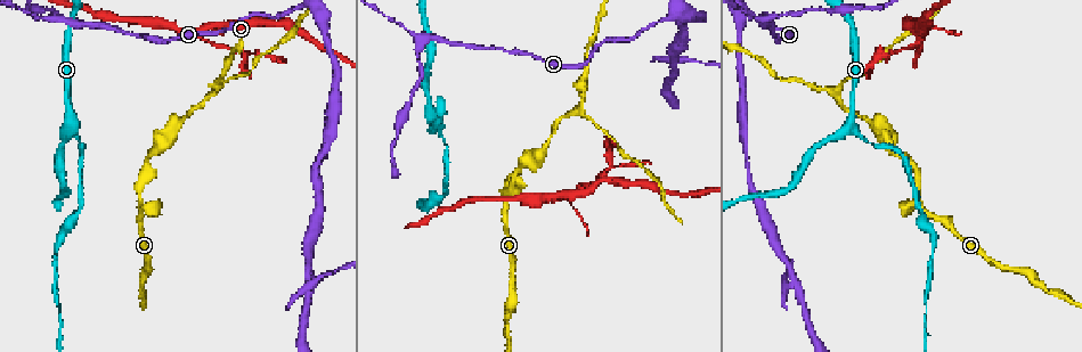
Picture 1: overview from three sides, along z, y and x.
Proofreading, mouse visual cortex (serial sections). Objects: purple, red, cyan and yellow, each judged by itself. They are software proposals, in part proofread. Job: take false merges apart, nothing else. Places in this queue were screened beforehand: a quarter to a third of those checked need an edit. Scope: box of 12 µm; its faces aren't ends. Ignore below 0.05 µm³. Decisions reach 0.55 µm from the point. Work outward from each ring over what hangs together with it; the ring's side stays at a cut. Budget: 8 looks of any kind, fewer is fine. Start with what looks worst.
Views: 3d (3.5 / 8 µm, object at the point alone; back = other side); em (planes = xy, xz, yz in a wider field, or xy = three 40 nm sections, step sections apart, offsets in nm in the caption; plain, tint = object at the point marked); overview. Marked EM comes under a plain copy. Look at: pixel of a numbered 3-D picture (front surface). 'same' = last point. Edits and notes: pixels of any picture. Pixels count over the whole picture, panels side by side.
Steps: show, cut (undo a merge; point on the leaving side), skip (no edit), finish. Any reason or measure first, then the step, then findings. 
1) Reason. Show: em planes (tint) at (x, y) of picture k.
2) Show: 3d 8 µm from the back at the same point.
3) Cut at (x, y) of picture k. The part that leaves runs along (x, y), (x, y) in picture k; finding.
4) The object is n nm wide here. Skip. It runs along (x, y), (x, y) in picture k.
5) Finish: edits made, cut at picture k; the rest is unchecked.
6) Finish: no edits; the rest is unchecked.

Side arm on a straight run. Show: 3d 3.5 µm at (195, 27) of picture 1.

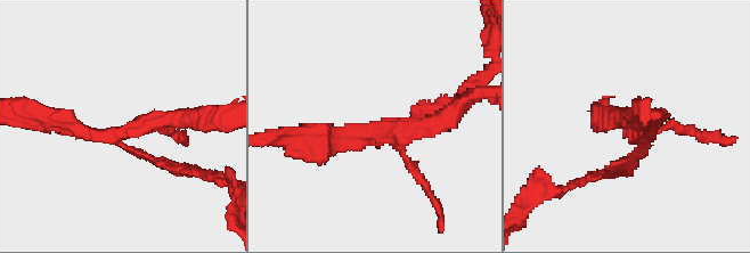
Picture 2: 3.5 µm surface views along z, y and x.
Show: em planes (tint) at (375, 134) of picture 2.

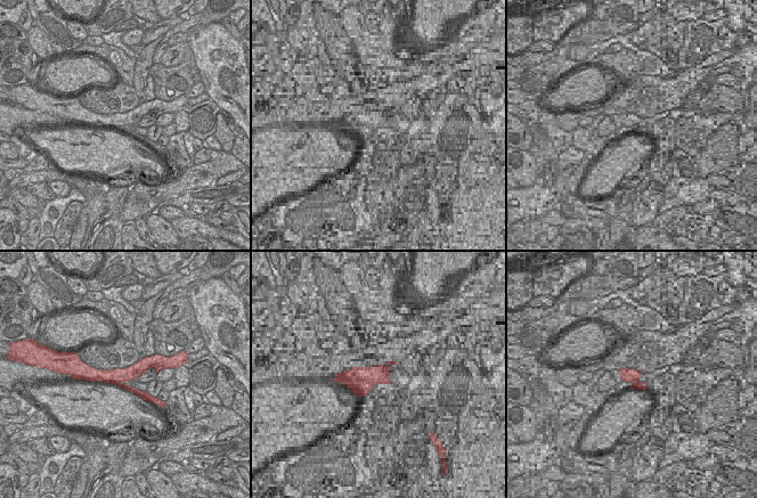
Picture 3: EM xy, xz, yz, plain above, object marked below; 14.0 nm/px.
Cut at (624, 161) of picture 2. A border runs along (119, 381), (115, 384) in picture 3; two cells meet here.

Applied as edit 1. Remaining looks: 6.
Branch point. Show: 3d 3.5 µm at (675, 72) of picture 1.

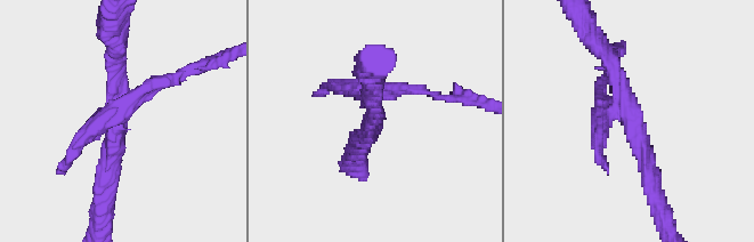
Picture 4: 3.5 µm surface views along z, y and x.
Now the EM. Show: em xy step 2 (tint) at (117, 107) of picture 4.

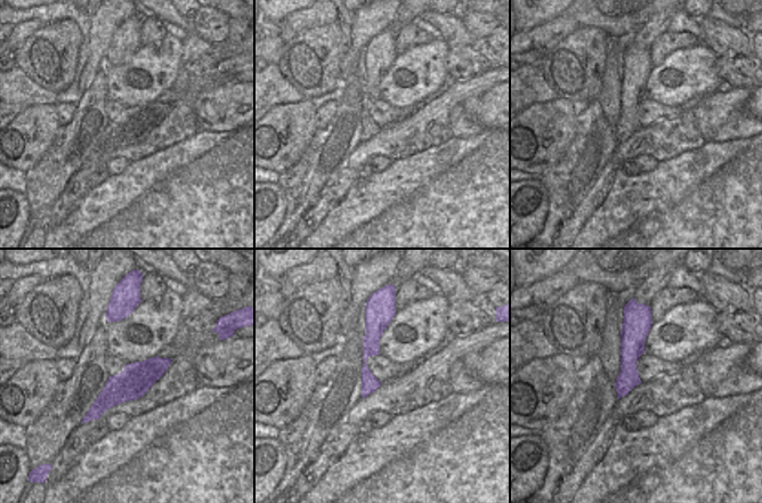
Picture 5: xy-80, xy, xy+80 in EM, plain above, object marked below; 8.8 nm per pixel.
Show: em xy step 1 (tint) at the same point.

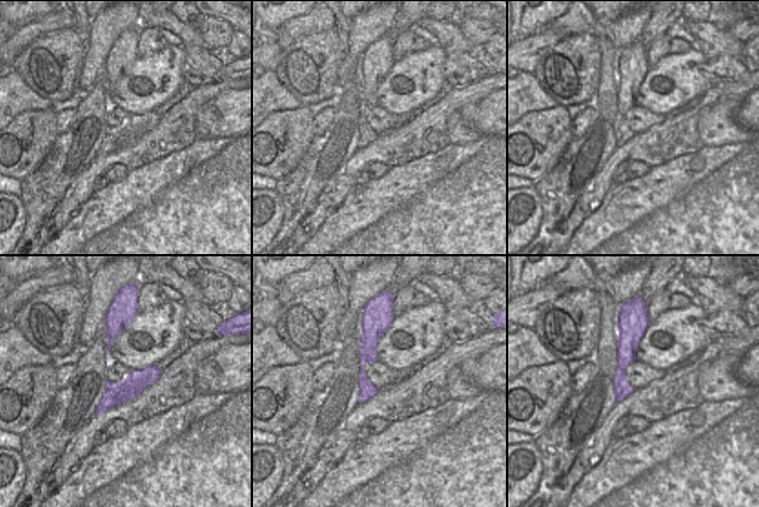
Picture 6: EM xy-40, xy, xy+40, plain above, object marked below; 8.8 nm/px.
Cut at (91, 131) of picture 4. The part that leaves runs along (113, 111), (197, 69) in picture 4; a second cell is stuck on.

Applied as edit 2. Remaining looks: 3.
Arms part here. Show: 3d 3.5 µm from the back at (75, 124) of picture 1.

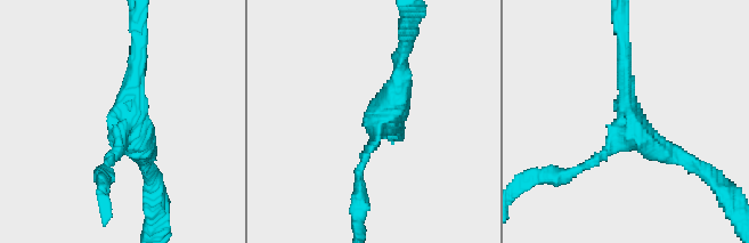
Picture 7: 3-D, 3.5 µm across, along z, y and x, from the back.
3 arms meet here; the arms are 150, 200, 300 nm wide. Show: em xy step 2 (tint) at (379, 121) of picture 7.

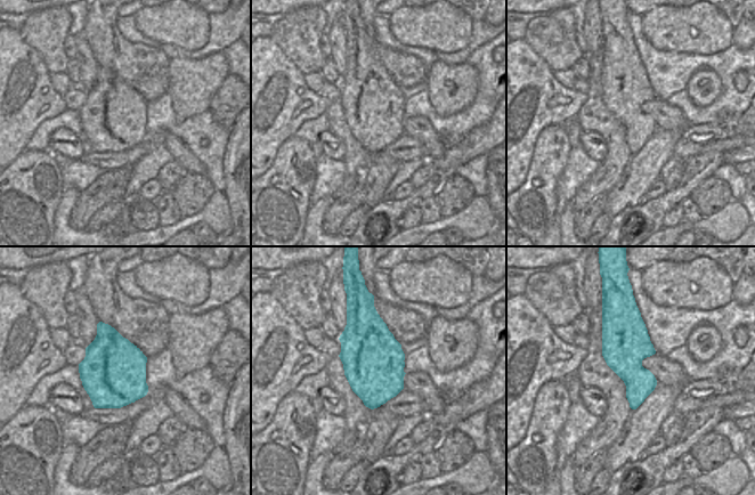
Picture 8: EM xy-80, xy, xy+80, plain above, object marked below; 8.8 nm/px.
Skip. It runs along (624, 55), (629, 128), (691, 160) in picture 7; one cell here.

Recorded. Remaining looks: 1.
Finish: edits made, cut at picture 2, cut at picture 4; the rest is unchecked.

